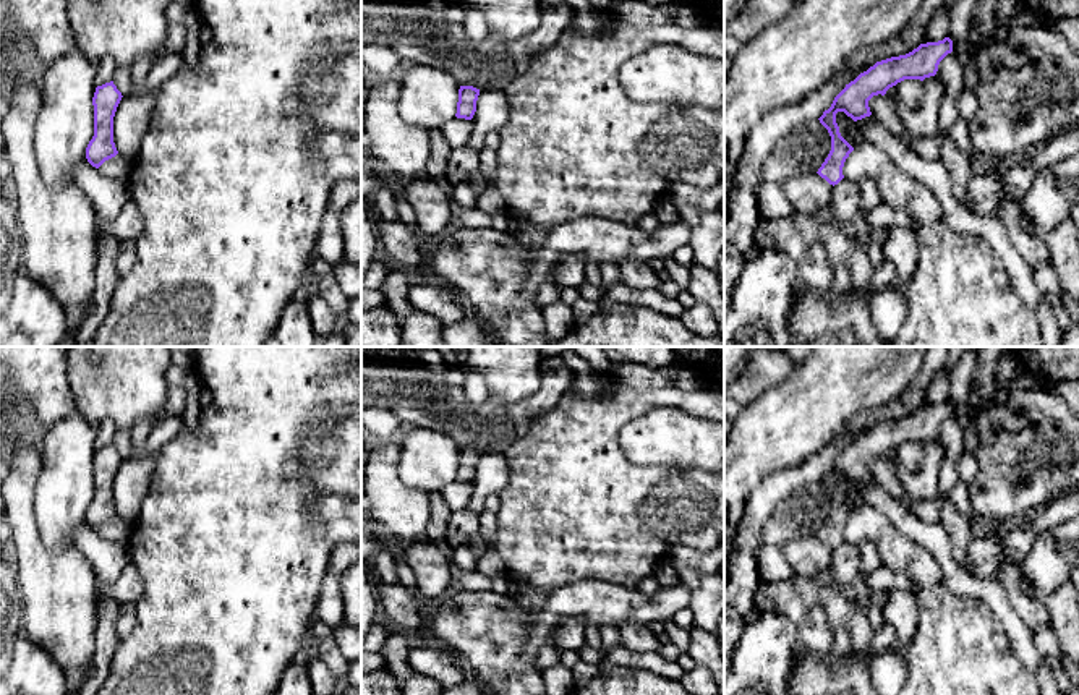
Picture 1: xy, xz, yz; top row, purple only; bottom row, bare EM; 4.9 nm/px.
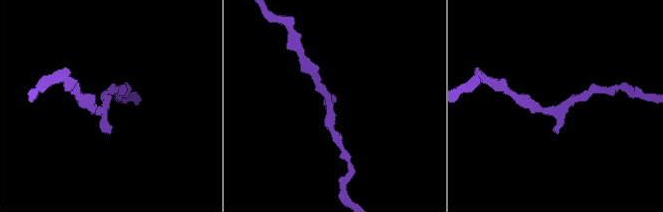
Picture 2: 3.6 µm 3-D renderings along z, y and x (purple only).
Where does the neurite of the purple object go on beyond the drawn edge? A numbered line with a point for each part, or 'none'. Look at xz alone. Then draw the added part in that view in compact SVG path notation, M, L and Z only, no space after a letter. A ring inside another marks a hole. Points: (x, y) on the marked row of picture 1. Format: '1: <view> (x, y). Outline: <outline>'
none

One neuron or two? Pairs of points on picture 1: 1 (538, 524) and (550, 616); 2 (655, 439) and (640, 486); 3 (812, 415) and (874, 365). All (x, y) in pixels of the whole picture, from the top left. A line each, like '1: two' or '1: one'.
1: two
2: two
3: one

